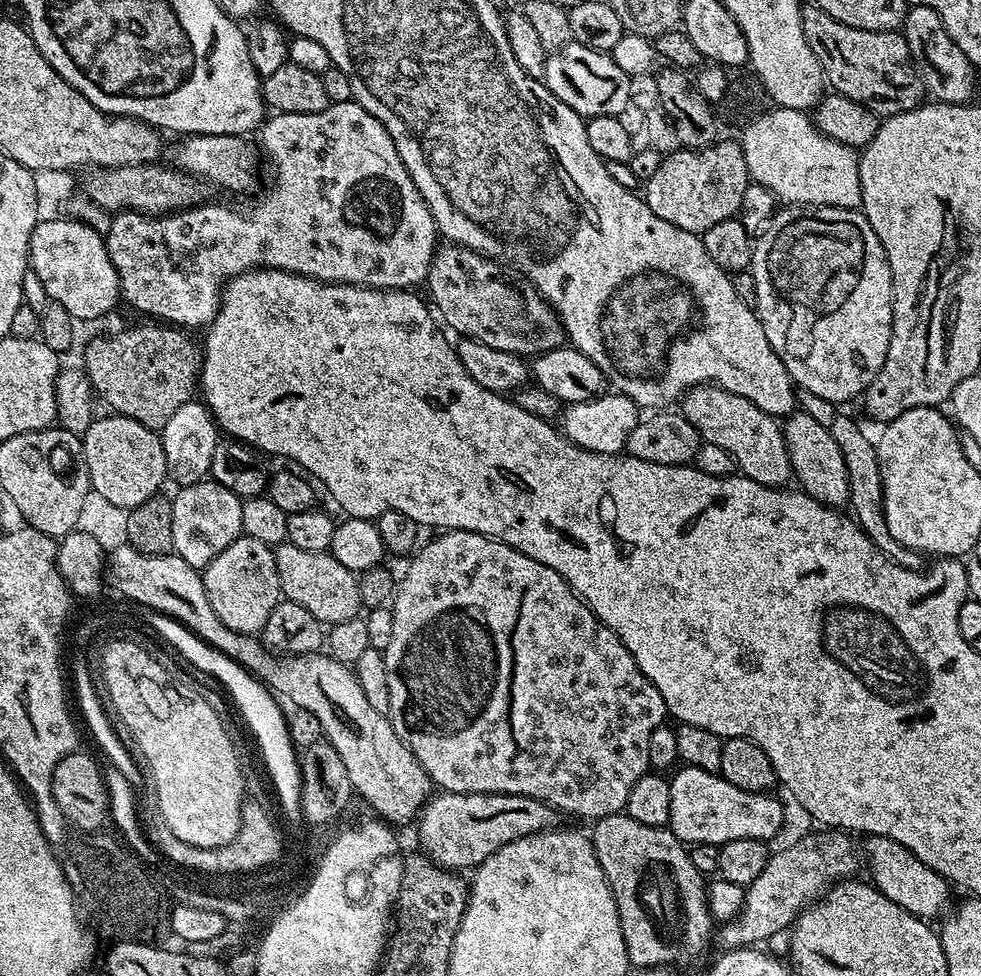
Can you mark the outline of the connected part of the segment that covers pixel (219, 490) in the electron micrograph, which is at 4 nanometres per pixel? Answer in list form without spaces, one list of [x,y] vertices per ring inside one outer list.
[[[205,478],[193,484],[188,484],[179,489],[177,496],[171,497],[172,509],[174,510],[174,546],[172,552],[181,556],[190,566],[203,570],[207,564],[214,562],[230,542],[234,542],[243,533],[242,506],[244,500],[238,494],[226,490],[217,480]]]

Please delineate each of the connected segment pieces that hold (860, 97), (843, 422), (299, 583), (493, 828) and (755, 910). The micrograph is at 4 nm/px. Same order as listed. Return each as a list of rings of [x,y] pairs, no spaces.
[[[815,4],[801,7],[802,30],[823,68],[827,85],[843,99],[856,102],[880,118],[904,113],[917,107],[924,96],[923,83],[916,74],[901,66],[909,61],[909,47],[901,31],[868,31],[846,26]]]
[[[848,416],[831,421],[830,427],[834,442],[838,442],[838,450],[842,450],[842,459],[846,462],[846,474],[850,478],[850,512],[856,523],[868,535],[870,542],[874,542],[874,546],[878,546],[878,550],[882,550],[882,554],[889,556],[894,563],[904,568],[923,569],[926,564],[925,557],[898,543],[894,534],[890,534],[890,526],[886,526],[882,470],[878,466],[878,454],[873,437],[868,437]]]
[[[287,542],[275,545],[274,551],[283,599],[298,602],[298,606],[310,610],[310,614],[314,614],[314,618],[318,618],[325,626],[355,620],[361,615],[360,581],[357,573],[346,570],[342,562],[334,559],[331,551],[298,550],[298,546]]]
[[[445,792],[433,795],[420,810],[420,844],[423,855],[441,868],[475,870],[494,850],[502,850],[518,838],[538,834],[561,823],[561,813],[549,804],[525,796],[510,794],[474,794]]]
[[[812,830],[793,844],[773,851],[762,874],[745,887],[742,910],[733,920],[725,920],[715,929],[715,947],[720,947],[721,953],[733,952],[735,948],[763,945],[763,940],[779,932],[787,933],[808,905],[821,899],[833,884],[855,877],[862,868],[852,840],[843,830]]]

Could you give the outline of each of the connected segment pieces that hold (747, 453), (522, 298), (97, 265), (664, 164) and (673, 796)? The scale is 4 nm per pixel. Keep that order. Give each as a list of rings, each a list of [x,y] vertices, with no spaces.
[[[700,384],[684,393],[682,411],[690,426],[700,431],[703,443],[719,446],[732,456],[739,475],[771,488],[787,485],[787,480],[793,479],[792,463],[786,450],[781,421],[754,406],[754,402],[716,384]]]
[[[454,243],[437,247],[428,271],[427,288],[432,295],[431,303],[434,308],[436,303],[435,311],[438,316],[440,311],[439,319],[444,319],[454,331],[460,332],[456,334],[461,337],[486,342],[486,346],[494,350],[506,350],[525,358],[535,358],[541,352],[549,352],[565,343],[564,326],[556,314],[556,309],[537,292],[535,286],[519,272],[493,257],[483,256],[481,252],[461,248]]]
[[[67,218],[41,219],[28,243],[28,262],[30,271],[38,274],[38,282],[42,282],[42,290],[46,290],[49,301],[63,306],[72,315],[73,321],[96,320],[99,316],[106,315],[115,304],[121,303],[120,279],[114,270],[114,262],[110,262],[105,237],[99,236],[95,230],[82,222]]]
[[[720,138],[710,148],[675,151],[661,159],[658,170],[654,170],[654,178],[646,181],[645,188],[648,189],[644,188],[642,195],[647,200],[650,210],[654,210],[658,218],[670,222],[675,228],[697,234],[710,230],[710,226],[716,225],[717,222],[733,219],[739,213],[742,206],[742,194],[746,194],[746,186],[750,182],[746,158],[739,143],[735,139]]]
[[[687,766],[679,769],[681,772],[670,780],[670,818],[668,827],[677,838],[683,840],[685,845],[694,844],[725,844],[734,842],[734,838],[754,838],[765,842],[777,839],[783,826],[784,805],[775,800],[775,795],[766,792],[747,792],[738,790],[738,786],[730,786],[715,772],[698,770]]]

